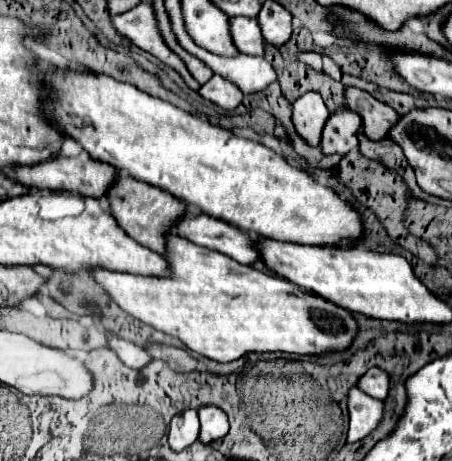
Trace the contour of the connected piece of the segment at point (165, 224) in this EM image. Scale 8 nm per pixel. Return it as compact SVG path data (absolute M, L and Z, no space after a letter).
M119 173L115 177L113 185L109 187L109 193L105 193L105 199L111 205L111 215L115 217L117 225L139 245L153 249L155 253L163 253L163 249L165 249L163 235L173 231L175 221L187 211L187 207L179 199L175 199L171 193L167 193L159 187L153 187L149 183L137 181L133 177L129 177L127 173Z

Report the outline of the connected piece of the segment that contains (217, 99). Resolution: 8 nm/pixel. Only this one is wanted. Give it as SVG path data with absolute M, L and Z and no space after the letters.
M213 75L205 85L201 85L199 95L203 99L215 103L223 111L233 111L241 103L241 99L243 99L241 91L237 87L233 87L233 83L225 81L225 79L217 77L217 75Z

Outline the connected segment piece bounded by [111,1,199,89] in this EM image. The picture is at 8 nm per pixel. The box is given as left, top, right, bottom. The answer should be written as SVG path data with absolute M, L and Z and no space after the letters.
M151 1L139 3L137 7L133 7L127 13L113 15L111 23L113 23L113 27L119 35L127 37L139 49L151 53L153 57L163 61L167 67L175 69L189 89L199 89L199 83L193 81L193 77L189 77L189 71L185 69L185 63L175 53L171 53L169 47L163 43L157 27L155 27Z

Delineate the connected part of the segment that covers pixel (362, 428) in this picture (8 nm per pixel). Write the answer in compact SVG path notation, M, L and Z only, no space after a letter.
M351 387L347 397L347 409L349 409L347 441L353 443L367 437L379 425L383 415L383 401L361 393L357 387Z

